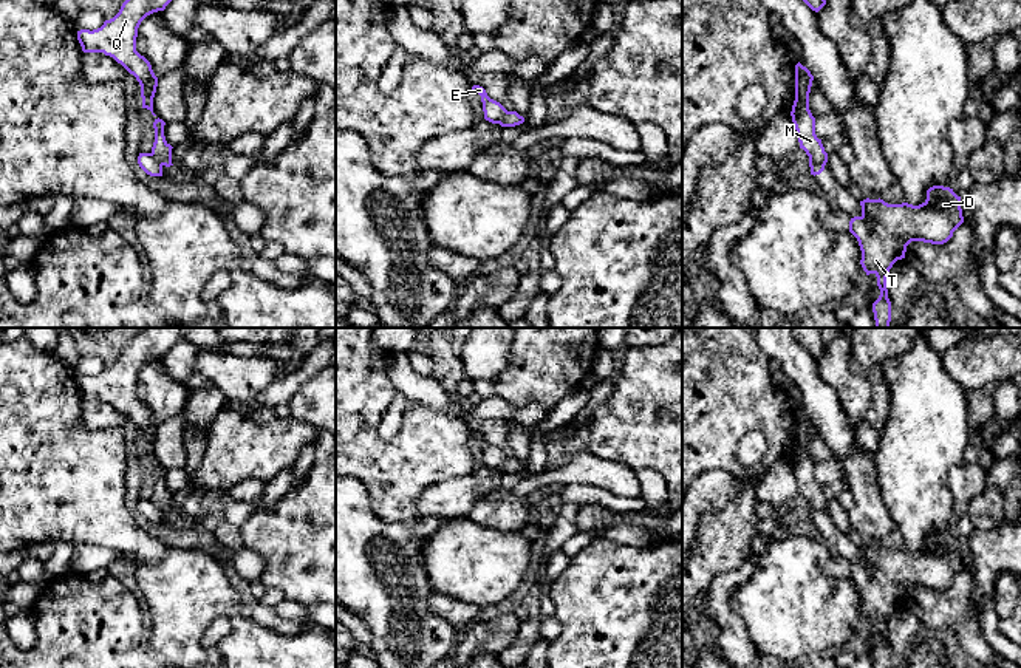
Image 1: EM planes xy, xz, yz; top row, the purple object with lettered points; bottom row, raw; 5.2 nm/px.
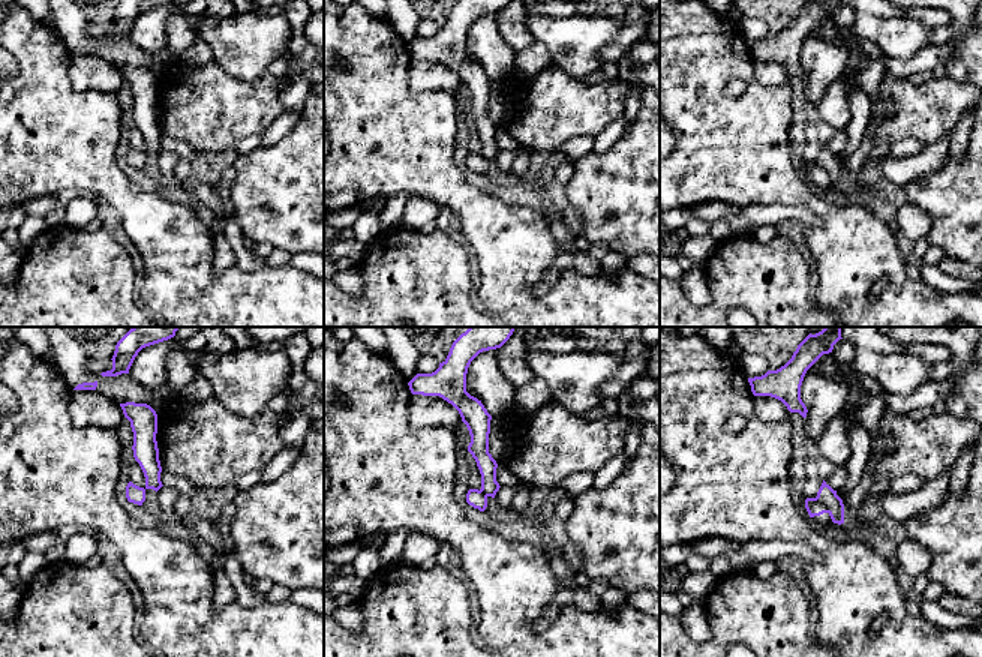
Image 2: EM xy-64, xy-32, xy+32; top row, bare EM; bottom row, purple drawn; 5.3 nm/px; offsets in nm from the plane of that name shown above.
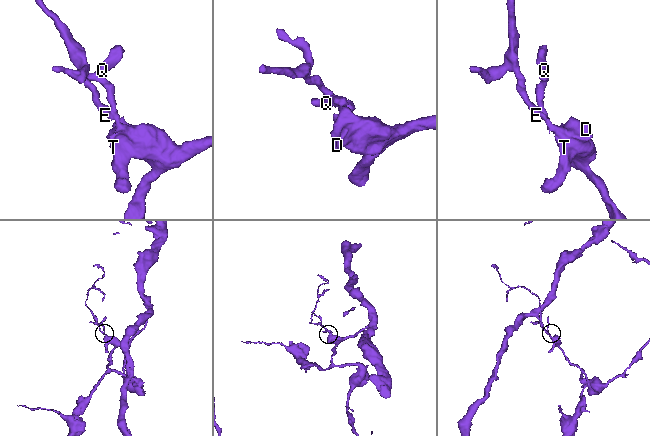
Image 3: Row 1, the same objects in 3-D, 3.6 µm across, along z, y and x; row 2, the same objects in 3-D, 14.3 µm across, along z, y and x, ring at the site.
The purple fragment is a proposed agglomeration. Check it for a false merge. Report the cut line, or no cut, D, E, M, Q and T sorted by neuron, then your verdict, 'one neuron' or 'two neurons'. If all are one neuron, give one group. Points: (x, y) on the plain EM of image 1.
cut yz (809, 503), (825, 511); groups D M Q T / E; two neurons

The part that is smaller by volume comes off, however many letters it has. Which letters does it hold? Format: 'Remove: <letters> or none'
Remove: E

